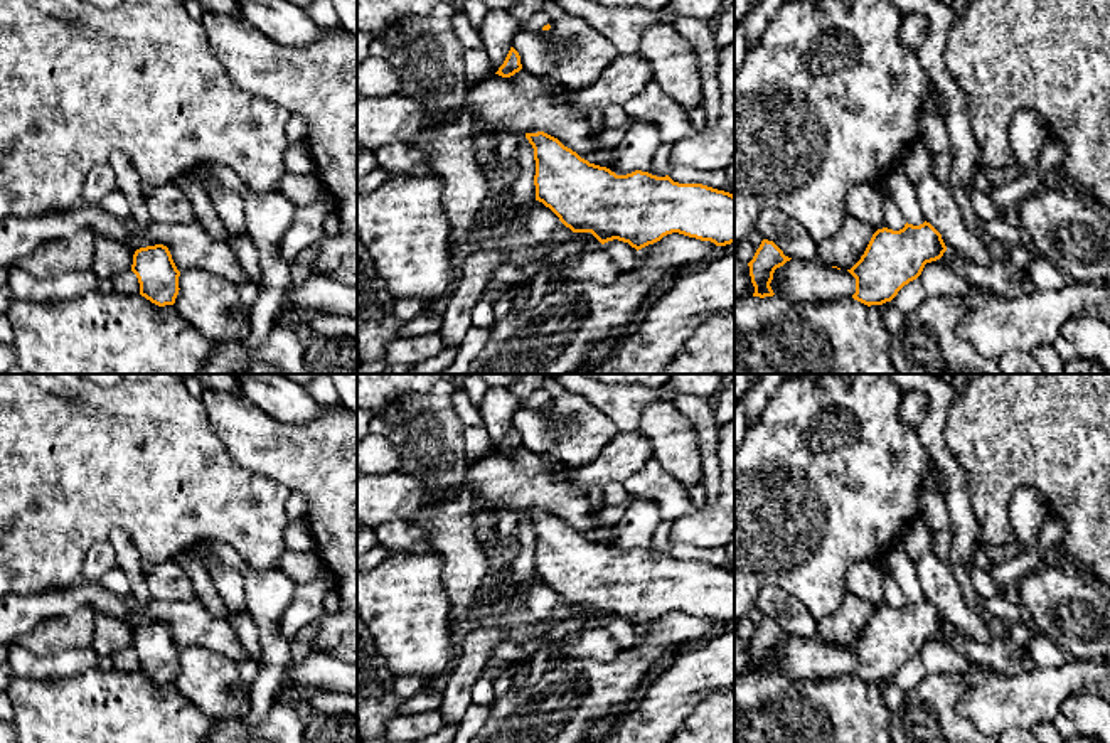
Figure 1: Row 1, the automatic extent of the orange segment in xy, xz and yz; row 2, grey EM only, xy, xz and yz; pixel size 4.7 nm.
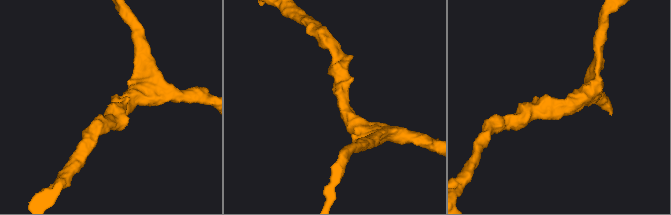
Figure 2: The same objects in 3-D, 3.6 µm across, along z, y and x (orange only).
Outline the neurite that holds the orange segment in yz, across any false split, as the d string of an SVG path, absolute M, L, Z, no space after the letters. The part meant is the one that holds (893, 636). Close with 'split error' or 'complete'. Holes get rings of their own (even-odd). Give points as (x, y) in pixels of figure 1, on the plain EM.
M926 598L920 603L906 600L899 608L878 607L861 637L847 647L856 655L852 676L867 684L891 679L945 628L942 612Z; complete

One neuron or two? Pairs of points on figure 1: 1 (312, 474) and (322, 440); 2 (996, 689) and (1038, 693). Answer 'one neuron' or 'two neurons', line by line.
1: one neuron
2: one neuron

